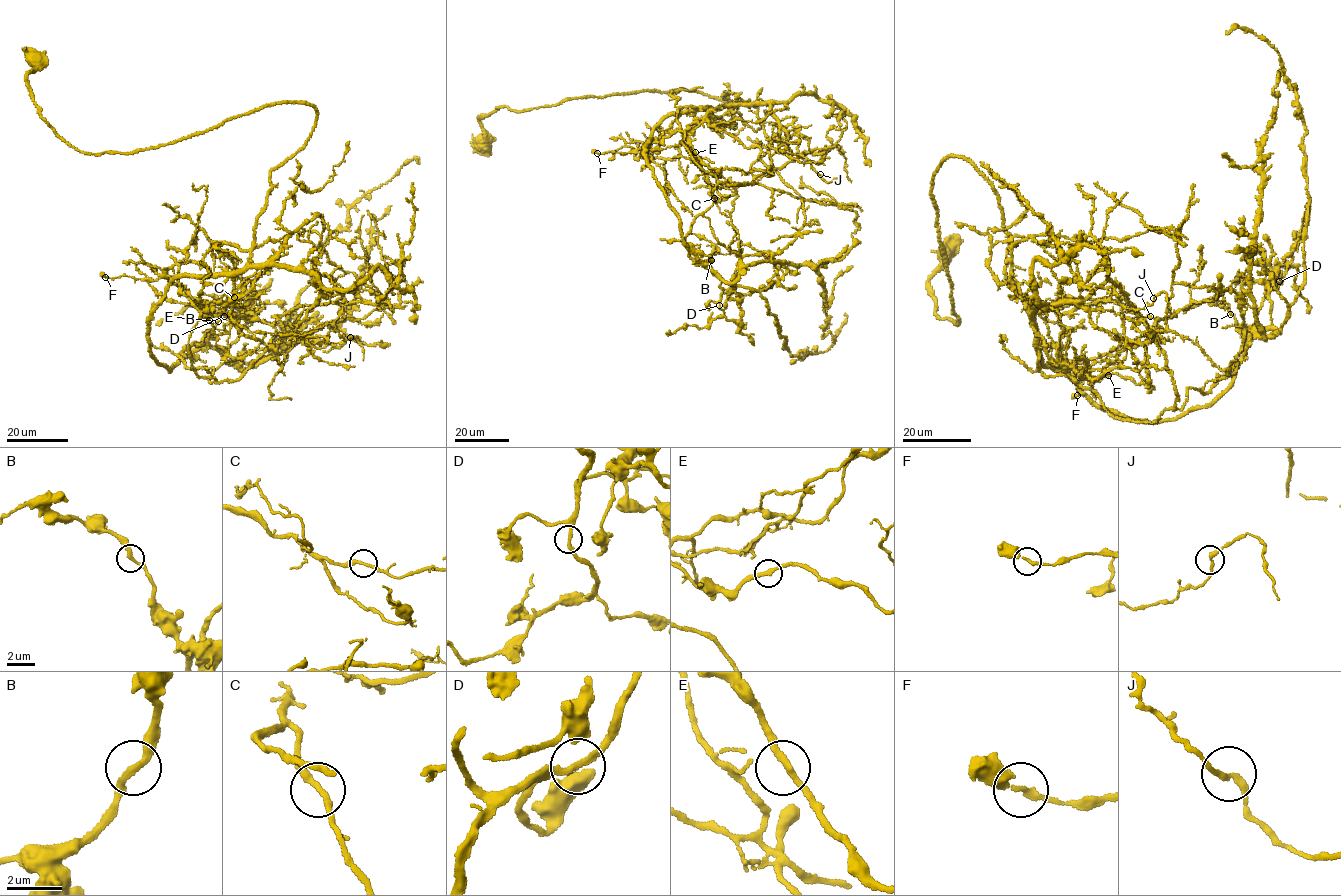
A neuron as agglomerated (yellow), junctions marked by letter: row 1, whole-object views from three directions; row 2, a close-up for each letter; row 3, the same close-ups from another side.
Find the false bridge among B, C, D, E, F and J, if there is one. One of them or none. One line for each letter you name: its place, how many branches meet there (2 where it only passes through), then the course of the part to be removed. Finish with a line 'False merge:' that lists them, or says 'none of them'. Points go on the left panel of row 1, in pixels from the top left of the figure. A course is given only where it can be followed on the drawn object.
D: (224, 316) | 2 | (224, 316), (178, 355), (216, 383), (290, 310), (383, 300), (381, 271), (404, 277), (383, 255)
False merge: D

